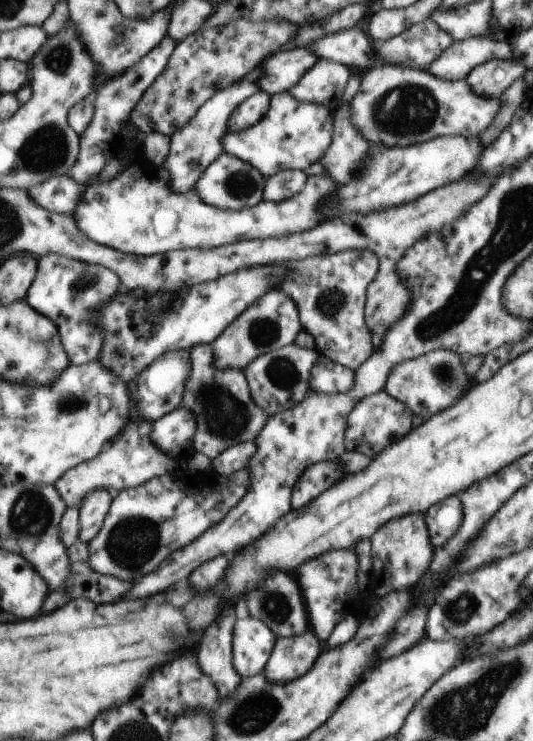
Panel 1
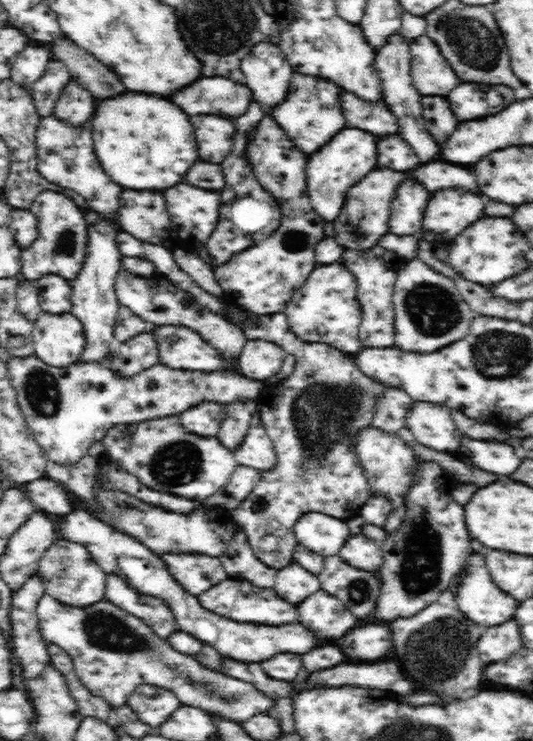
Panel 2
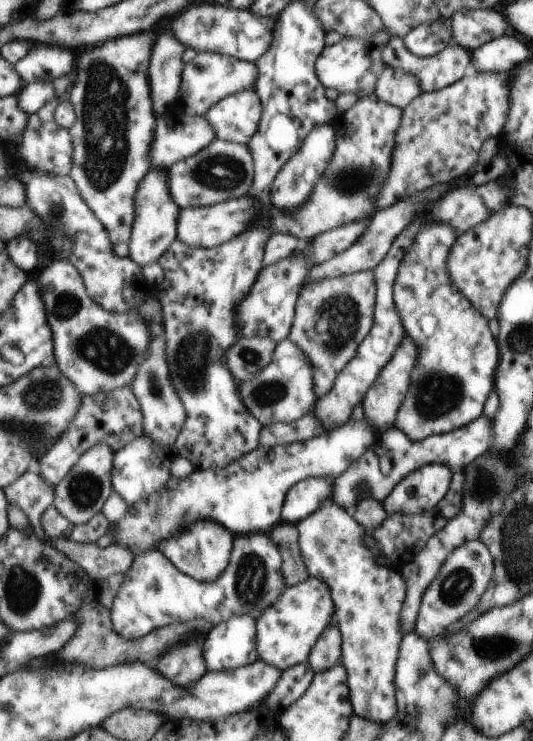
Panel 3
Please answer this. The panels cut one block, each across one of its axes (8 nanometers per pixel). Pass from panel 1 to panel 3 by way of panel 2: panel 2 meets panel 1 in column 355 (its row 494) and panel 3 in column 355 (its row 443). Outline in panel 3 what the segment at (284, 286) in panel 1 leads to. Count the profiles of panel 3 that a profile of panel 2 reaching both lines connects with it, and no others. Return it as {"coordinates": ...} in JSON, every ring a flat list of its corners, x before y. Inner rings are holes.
{"coordinates":[[372,270,302,285,288,339,296,343,312,363,316,398,332,389,343,366,353,358,357,345,368,335,373,322,374,292]]}

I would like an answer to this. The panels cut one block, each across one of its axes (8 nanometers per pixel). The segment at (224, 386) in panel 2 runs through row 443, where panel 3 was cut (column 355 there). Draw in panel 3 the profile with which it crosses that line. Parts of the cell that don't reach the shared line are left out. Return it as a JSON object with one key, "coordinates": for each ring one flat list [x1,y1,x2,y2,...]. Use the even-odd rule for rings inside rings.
{"coordinates":[[381,31,370,39,356,40,356,38,343,38,341,42,326,47,316,58,317,78,324,83,325,88,337,90,339,94,353,92,357,99,368,97,375,92,376,81,384,70,383,48,388,44,391,35,388,31]]}

